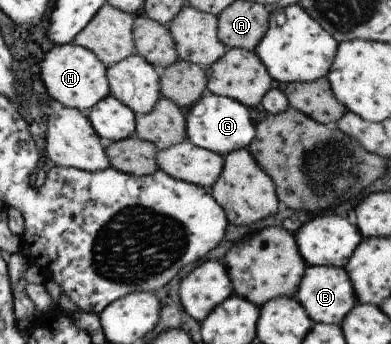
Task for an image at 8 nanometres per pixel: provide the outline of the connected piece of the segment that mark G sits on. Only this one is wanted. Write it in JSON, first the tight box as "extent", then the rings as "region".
{"extent":[186,91,256,157],"region":[[[211,91],[205,92],[205,96],[199,101],[205,107],[203,115],[197,116],[190,110],[186,110],[188,138],[193,141],[193,144],[212,150],[224,157],[231,151],[247,148],[256,136],[256,126],[253,126],[249,110],[245,108],[245,105],[241,106],[239,101],[216,95]]]}

